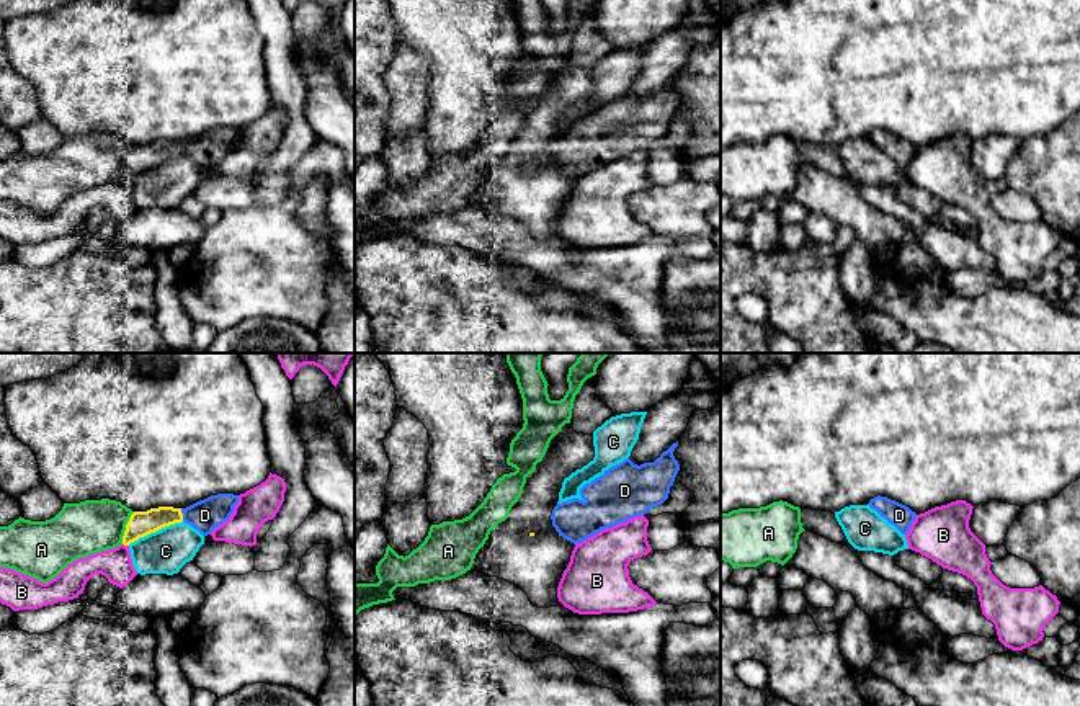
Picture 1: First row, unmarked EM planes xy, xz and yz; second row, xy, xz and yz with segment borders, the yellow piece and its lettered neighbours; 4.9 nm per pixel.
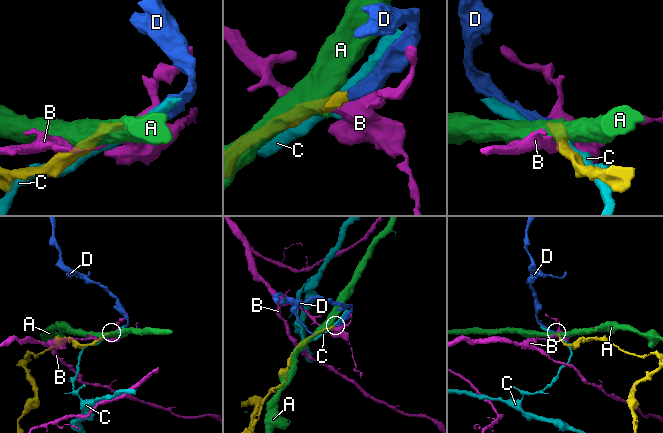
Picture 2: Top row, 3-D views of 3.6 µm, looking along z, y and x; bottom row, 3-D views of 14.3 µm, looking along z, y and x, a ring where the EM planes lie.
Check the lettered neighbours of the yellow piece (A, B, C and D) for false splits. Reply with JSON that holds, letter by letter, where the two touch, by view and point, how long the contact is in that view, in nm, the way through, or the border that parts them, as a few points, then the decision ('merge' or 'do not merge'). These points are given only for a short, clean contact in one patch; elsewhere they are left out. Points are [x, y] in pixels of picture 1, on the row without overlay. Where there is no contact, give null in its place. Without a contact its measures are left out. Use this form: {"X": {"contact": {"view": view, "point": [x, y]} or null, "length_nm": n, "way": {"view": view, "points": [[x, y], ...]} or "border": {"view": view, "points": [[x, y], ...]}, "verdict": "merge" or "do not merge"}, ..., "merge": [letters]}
{"A": {"contact": {"view": "xy", "point": [126, 162]}, "length_nm": 170, "verdict": "do not merge"}, "B": {"contact": {"view": "xy", "point": [126, 178]}, "length_nm": 40, "verdict": "do not merge"}, "C": {"contact": {"view": "xy", "point": [154, 165]}, "length_nm": 300, "verdict": "do not merge"}, "D": {"contact": {"view": "xy", "point": [182, 149]}, "length_nm": 70, "way": {"view": "xy", "points": [[141, 157], [165, 149], [182, 149], [205, 149]]}, "verdict": "merge"}, "merge": ["D"]}

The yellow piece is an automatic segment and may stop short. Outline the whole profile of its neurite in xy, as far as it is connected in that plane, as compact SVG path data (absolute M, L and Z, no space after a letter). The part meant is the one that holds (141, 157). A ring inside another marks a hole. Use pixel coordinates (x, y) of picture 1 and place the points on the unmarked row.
M217 127L186 142L158 141L147 145L134 145L126 159L123 178L129 180L139 172L181 155L191 159L203 170L208 170L230 152L237 137L239 129Z

